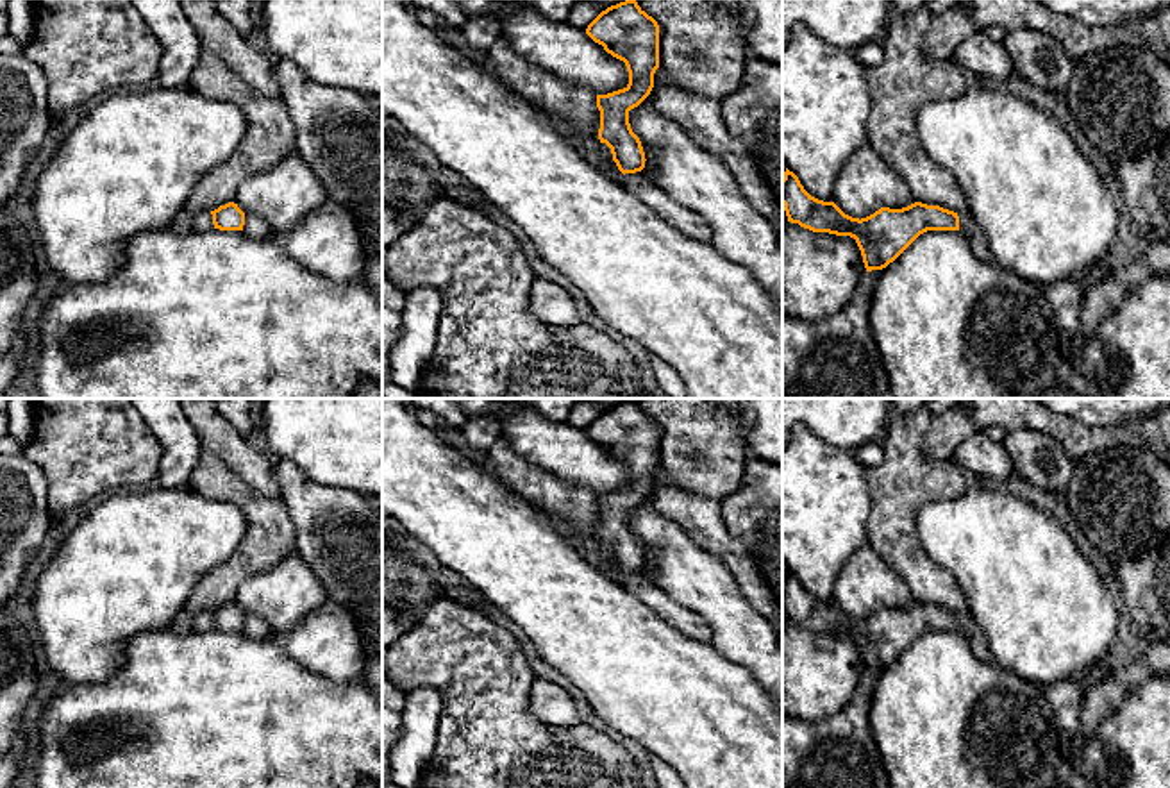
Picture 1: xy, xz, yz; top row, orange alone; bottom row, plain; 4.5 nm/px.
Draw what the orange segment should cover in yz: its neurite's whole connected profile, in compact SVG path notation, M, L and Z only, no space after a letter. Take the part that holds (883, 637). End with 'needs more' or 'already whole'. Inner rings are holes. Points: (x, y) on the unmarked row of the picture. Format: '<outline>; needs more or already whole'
M788 568L782 577L782 606L791 624L813 633L854 638L866 672L886 668L927 631L959 631L981 661L1002 670L970 613L915 602L902 609L881 608L859 620L845 615L834 602L811 597Z; needs more

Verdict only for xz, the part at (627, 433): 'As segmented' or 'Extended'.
Extended

